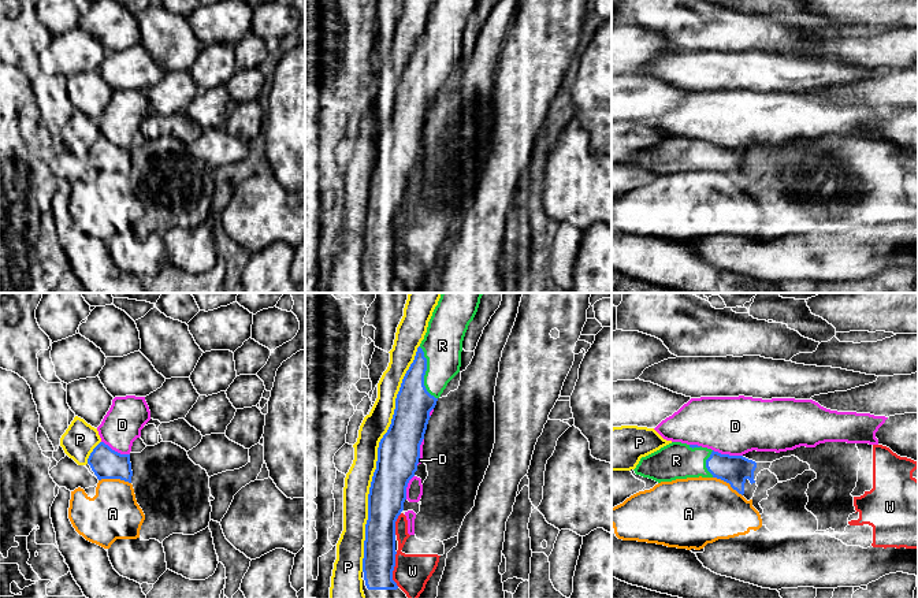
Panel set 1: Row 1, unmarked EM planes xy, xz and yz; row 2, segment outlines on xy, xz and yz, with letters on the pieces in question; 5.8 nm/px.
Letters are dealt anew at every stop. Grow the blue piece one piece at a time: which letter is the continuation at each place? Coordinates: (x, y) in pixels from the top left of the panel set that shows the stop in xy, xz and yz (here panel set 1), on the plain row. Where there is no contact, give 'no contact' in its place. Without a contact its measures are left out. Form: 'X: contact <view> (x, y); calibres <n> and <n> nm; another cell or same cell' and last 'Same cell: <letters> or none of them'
A: contact xy (115, 171); calibres 180 and 300 nm; another cell
D: contact yz (728, 148); calibres 170 and 340 nm; another cell
P: contact xz (378, 152); calibres 240 and 160 nm; another cell
R: contact xz (424, 67); calibres 220 and 240 nm; same cell
W: contact xz (393, 263); calibres 190 and 200 nm; another cell
Same cell: R

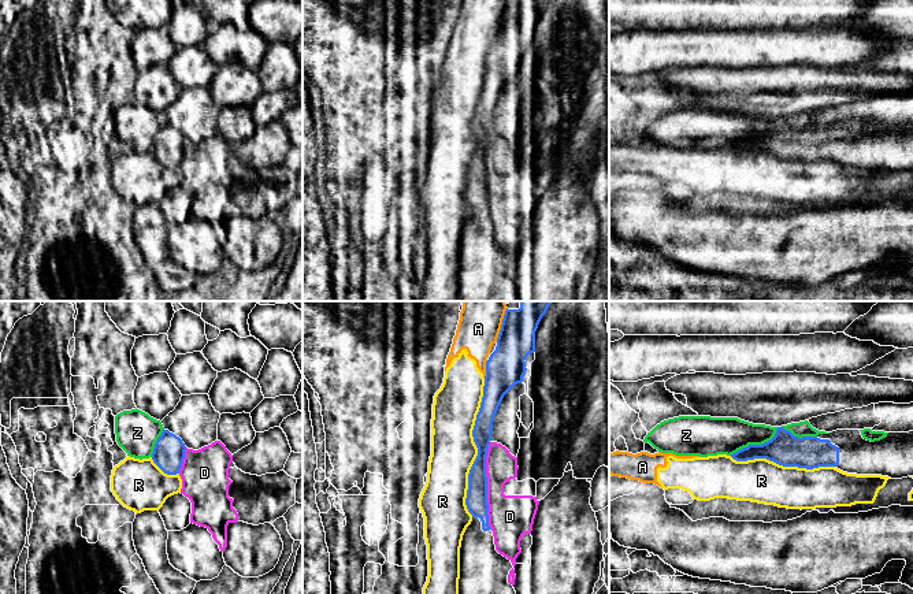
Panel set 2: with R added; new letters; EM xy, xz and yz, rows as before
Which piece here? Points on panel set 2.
A: contact xz (501, 18); calibres 220 and 240 nm; another cell
D: contact xz (486, 179); calibres 130 and 260 nm; another cell
R: contact xz (477, 140); calibres 110 and 260 nm; another cell
Z: contact yz (756, 138); calibres 190 and 220 nm; another cell
Same cell: none of them

